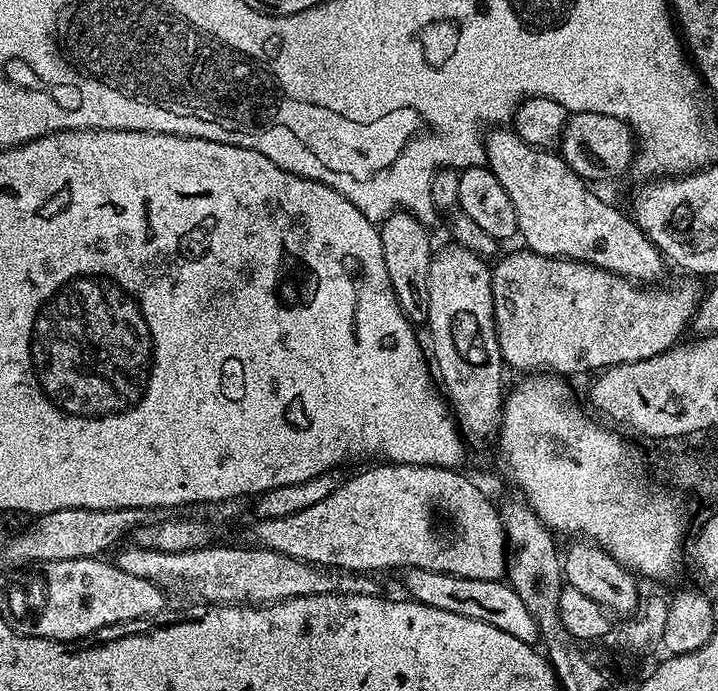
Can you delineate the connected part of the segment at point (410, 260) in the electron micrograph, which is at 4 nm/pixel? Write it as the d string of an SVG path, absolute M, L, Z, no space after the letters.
M397 210L389 214L379 225L382 238L382 254L388 257L386 270L400 309L407 314L413 325L420 326L427 321L427 308L430 306L429 279L430 264L434 245L428 237L429 229L419 218L410 212Z

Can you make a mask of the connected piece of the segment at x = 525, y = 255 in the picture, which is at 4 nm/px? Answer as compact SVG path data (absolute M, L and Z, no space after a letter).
M519 251L512 252L509 256L501 255L495 261L492 286L500 353L509 369L521 368L521 373L524 374L547 370L567 377L566 375L572 376L575 372L588 372L591 368L603 370L614 364L629 364L654 358L654 354L662 354L668 348L675 348L681 343L683 336L680 335L689 331L692 317L696 315L702 299L702 288L692 278L684 278L688 280L681 284L672 284L669 288L641 286L627 280L625 276L602 270L581 260L564 260L560 256Z

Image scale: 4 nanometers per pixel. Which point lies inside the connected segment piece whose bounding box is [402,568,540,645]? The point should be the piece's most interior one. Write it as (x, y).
(495, 602)

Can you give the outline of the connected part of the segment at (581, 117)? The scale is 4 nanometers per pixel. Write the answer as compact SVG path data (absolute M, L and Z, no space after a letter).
M597 112L571 113L558 145L559 155L564 157L570 170L574 170L574 174L589 182L622 175L627 168L633 167L637 151L636 134L628 121L610 118L610 114Z

